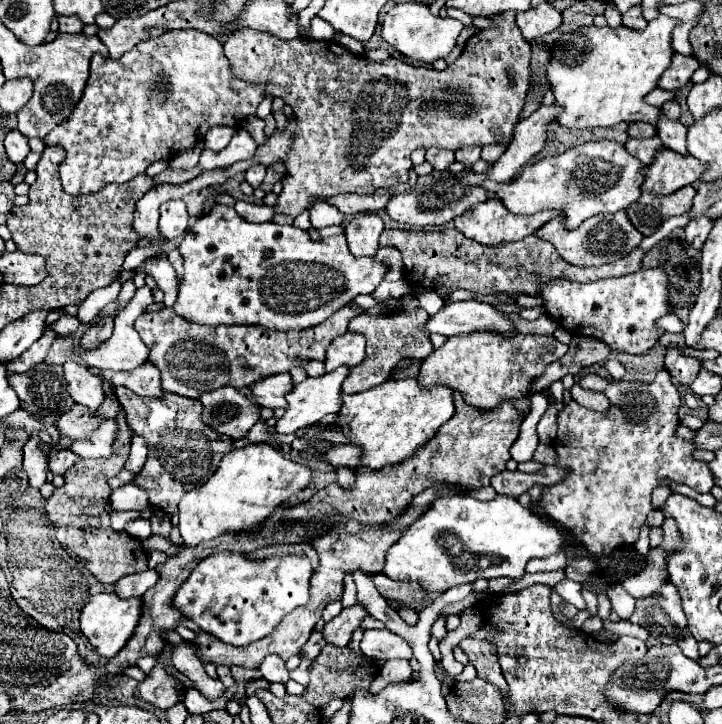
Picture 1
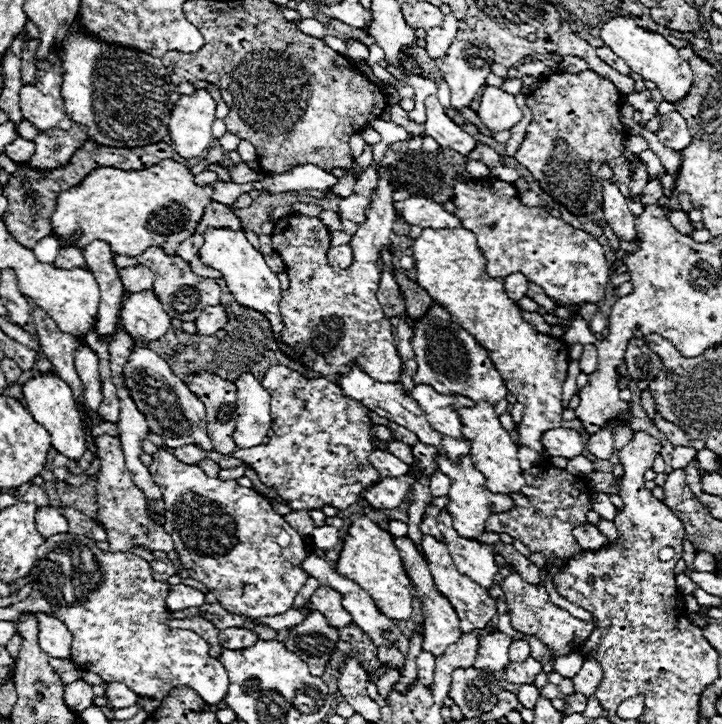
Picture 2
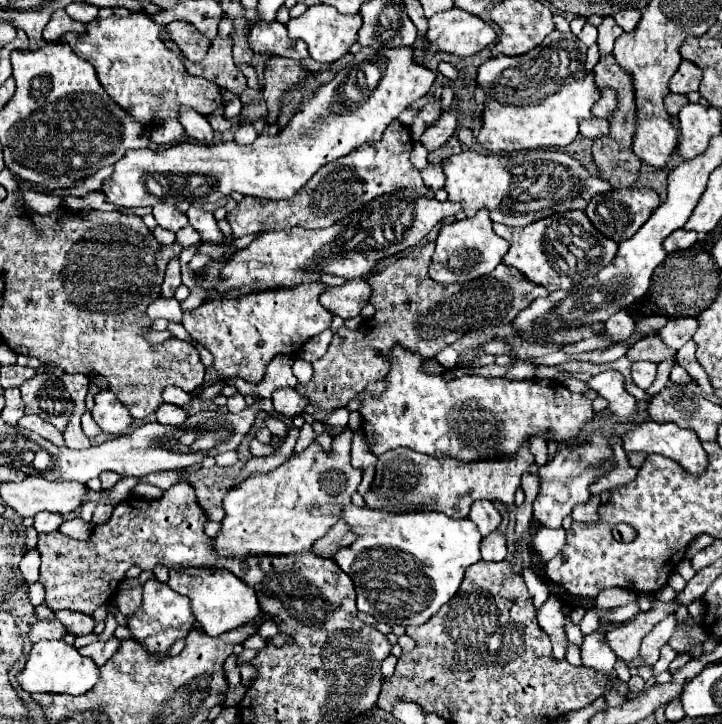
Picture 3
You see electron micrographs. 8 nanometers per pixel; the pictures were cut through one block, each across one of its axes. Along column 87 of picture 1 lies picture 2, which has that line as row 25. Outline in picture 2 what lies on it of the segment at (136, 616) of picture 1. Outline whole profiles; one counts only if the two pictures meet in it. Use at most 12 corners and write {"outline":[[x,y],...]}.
{"outline":[[618,16],[600,38],[664,100],[688,96],[692,68],[664,36]]}

